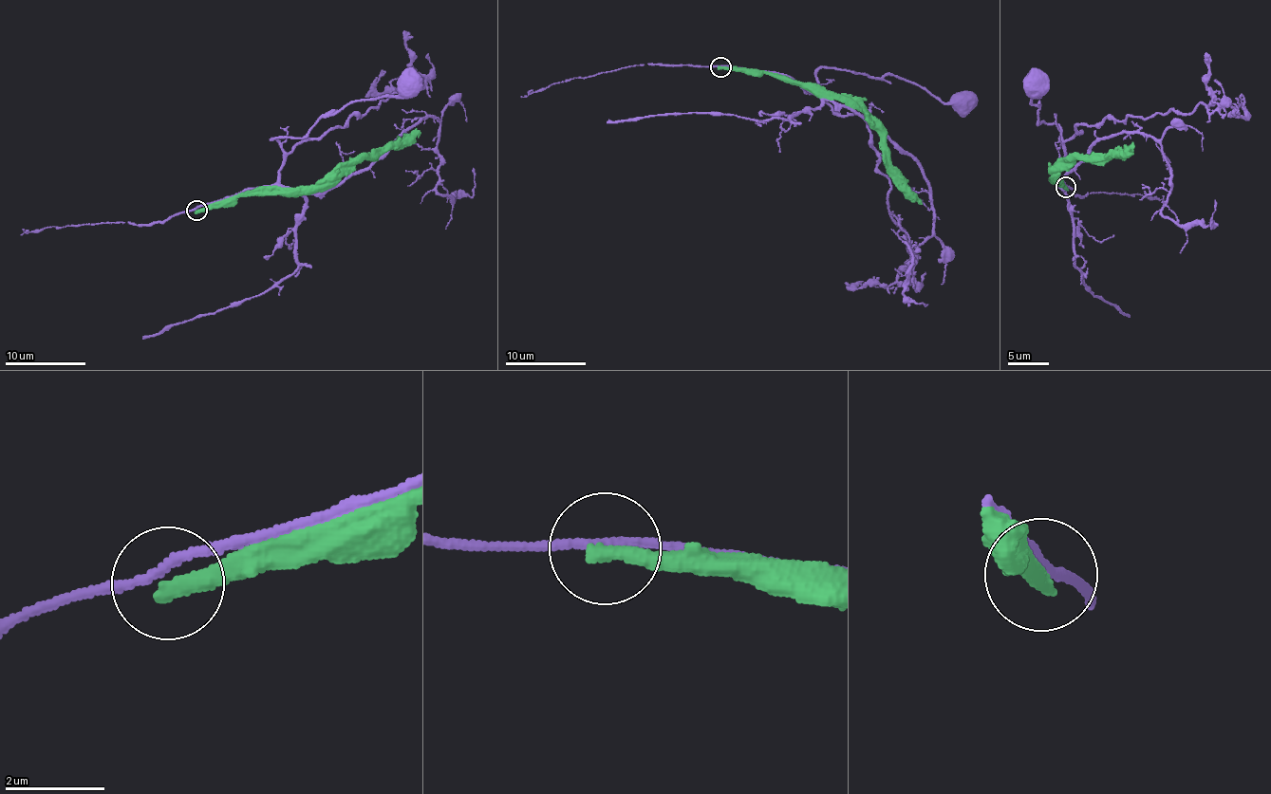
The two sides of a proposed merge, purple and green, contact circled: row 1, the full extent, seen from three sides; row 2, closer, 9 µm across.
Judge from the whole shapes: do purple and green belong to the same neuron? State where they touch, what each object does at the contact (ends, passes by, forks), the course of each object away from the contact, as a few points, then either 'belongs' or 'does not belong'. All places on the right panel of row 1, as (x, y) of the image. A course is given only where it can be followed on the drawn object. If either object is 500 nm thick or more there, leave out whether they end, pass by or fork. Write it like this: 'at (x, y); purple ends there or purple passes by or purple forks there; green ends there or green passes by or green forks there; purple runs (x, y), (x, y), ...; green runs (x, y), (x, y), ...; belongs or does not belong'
at (1065, 187); purple passes by; green ends there; purple runs (1065, 187), (1053, 172), (1065, 154), (1062, 138), (1057, 124), (1037, 124), (1034, 75), (1033, 83); green runs (1065, 187), (1058, 186), (1057, 177), (1049, 180), (1063, 165), (1076, 157), (1124, 158), (1134, 145); does not belong

